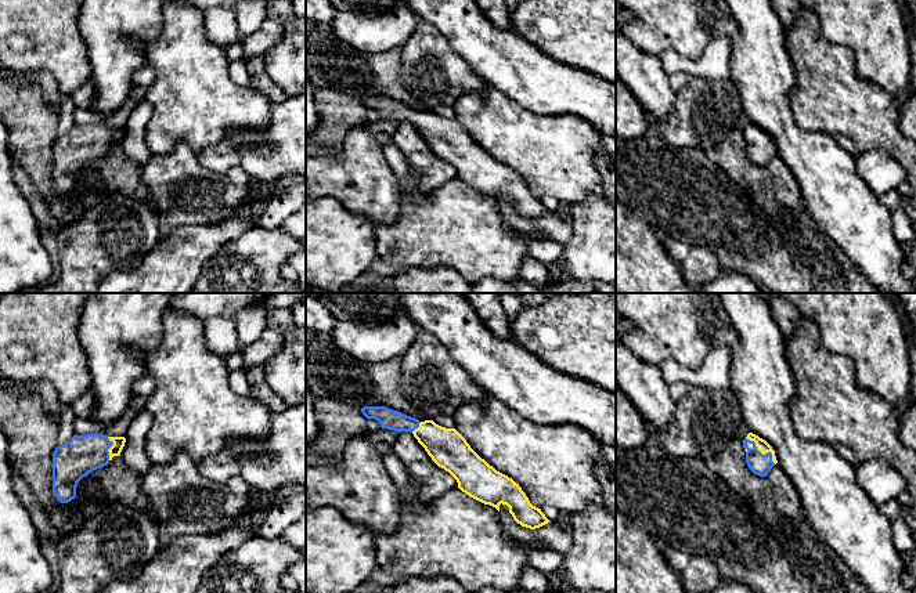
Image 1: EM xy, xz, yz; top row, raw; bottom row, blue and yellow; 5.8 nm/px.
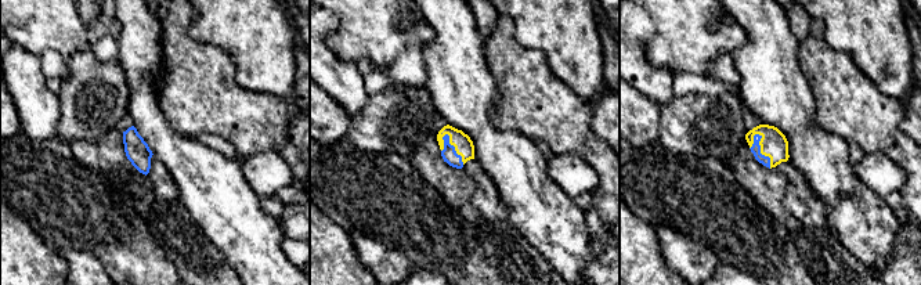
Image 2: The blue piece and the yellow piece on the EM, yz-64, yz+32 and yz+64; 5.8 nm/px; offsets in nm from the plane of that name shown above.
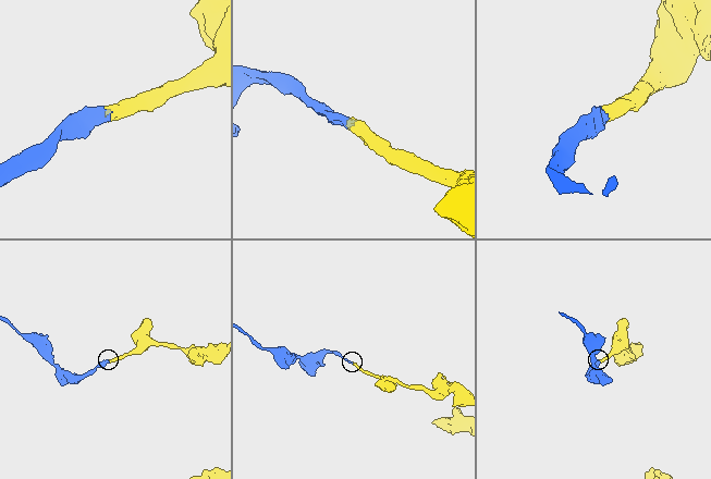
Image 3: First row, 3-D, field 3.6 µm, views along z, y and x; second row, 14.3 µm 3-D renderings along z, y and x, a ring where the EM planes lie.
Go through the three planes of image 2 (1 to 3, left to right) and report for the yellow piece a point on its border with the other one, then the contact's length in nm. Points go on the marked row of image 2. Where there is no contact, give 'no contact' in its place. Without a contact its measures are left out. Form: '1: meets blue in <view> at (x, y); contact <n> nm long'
1: no contact
2: meets blue in yz+32 at (454, 148); contact 220 nm long
3: meets blue in yz+64 at (759, 151); contact 220 nm long

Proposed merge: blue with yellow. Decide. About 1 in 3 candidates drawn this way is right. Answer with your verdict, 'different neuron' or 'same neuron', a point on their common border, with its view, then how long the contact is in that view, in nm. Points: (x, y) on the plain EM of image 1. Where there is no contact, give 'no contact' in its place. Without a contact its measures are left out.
same neuron; meets blue in yz at (761, 144); contact 240 nm long

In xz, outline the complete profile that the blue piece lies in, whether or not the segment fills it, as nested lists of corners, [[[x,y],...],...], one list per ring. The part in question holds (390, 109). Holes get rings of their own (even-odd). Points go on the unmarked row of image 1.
[[[364,97],[361,102],[367,109],[378,111],[382,119],[412,123],[432,151],[448,162],[470,188],[498,202],[501,194],[506,195],[513,210],[530,220],[551,213],[530,194],[519,174],[482,149],[455,119],[441,117],[433,111],[419,112],[386,97]]]

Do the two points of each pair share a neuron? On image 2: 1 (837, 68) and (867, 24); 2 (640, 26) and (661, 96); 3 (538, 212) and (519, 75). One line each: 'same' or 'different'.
1: different
2: same
3: different

